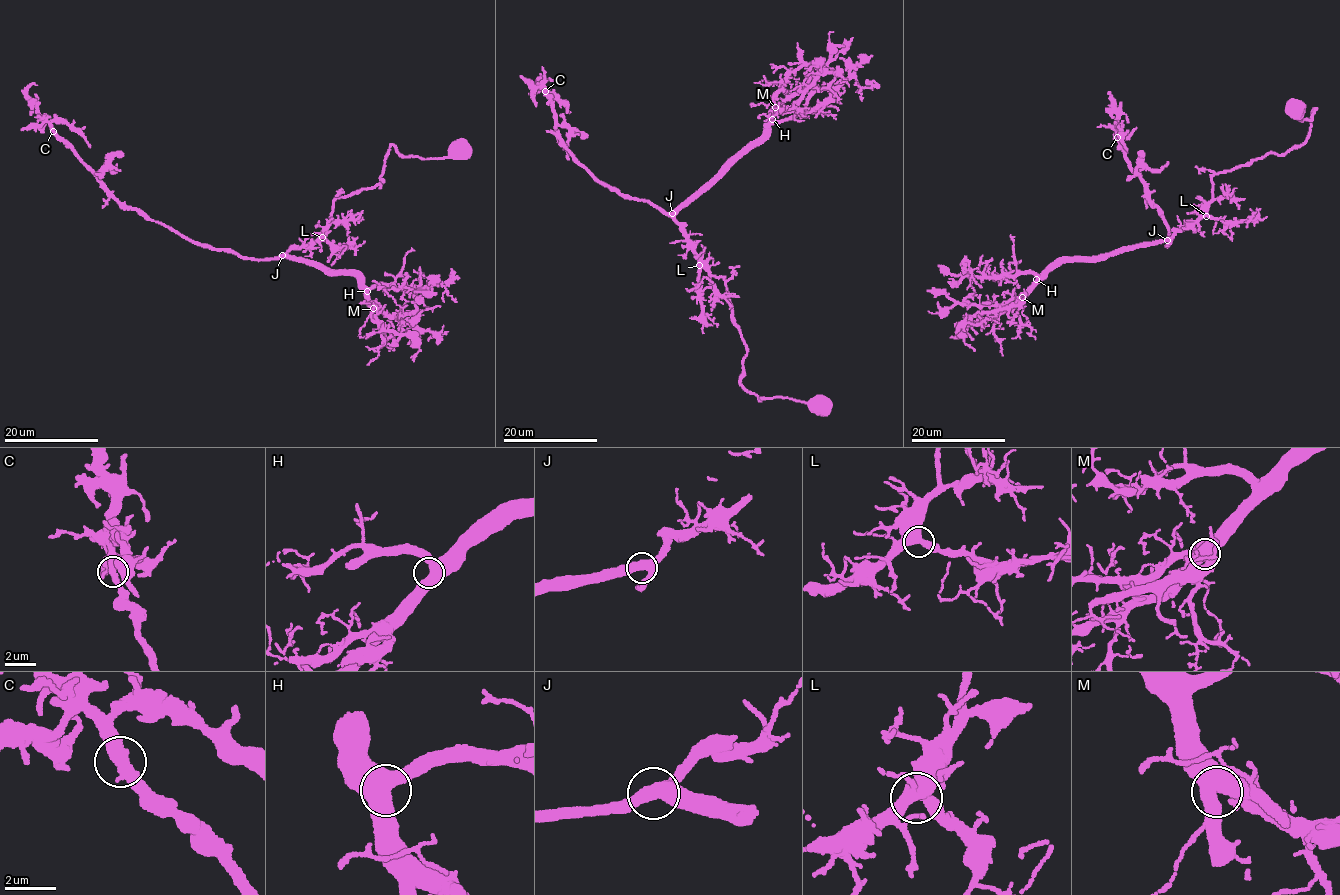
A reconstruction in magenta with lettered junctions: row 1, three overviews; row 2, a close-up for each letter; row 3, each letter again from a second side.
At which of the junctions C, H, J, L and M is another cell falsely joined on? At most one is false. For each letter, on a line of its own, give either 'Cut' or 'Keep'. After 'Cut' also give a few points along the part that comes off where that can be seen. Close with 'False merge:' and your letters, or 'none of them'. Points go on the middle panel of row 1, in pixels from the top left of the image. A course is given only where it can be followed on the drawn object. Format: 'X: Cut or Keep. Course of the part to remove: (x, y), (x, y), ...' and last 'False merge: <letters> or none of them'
C: Keep
H: Keep
J: Keep
L: Keep
M: Keep
False merge: none of them

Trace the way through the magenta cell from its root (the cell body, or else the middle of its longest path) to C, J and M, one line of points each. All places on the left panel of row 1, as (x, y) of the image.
C: (458, 148), (423, 159), (391, 145), (380, 187), (336, 198), (319, 238), (251, 259), (129, 208), (53, 130)
J: (458, 148), (447, 156), (423, 159), (403, 156), (391, 145), (380, 187), (338, 197), (319, 238), (282, 255)
M: (458, 148), (423, 159), (391, 145), (380, 187), (338, 197), (319, 238), (286, 253), (353, 271), (373, 308)

